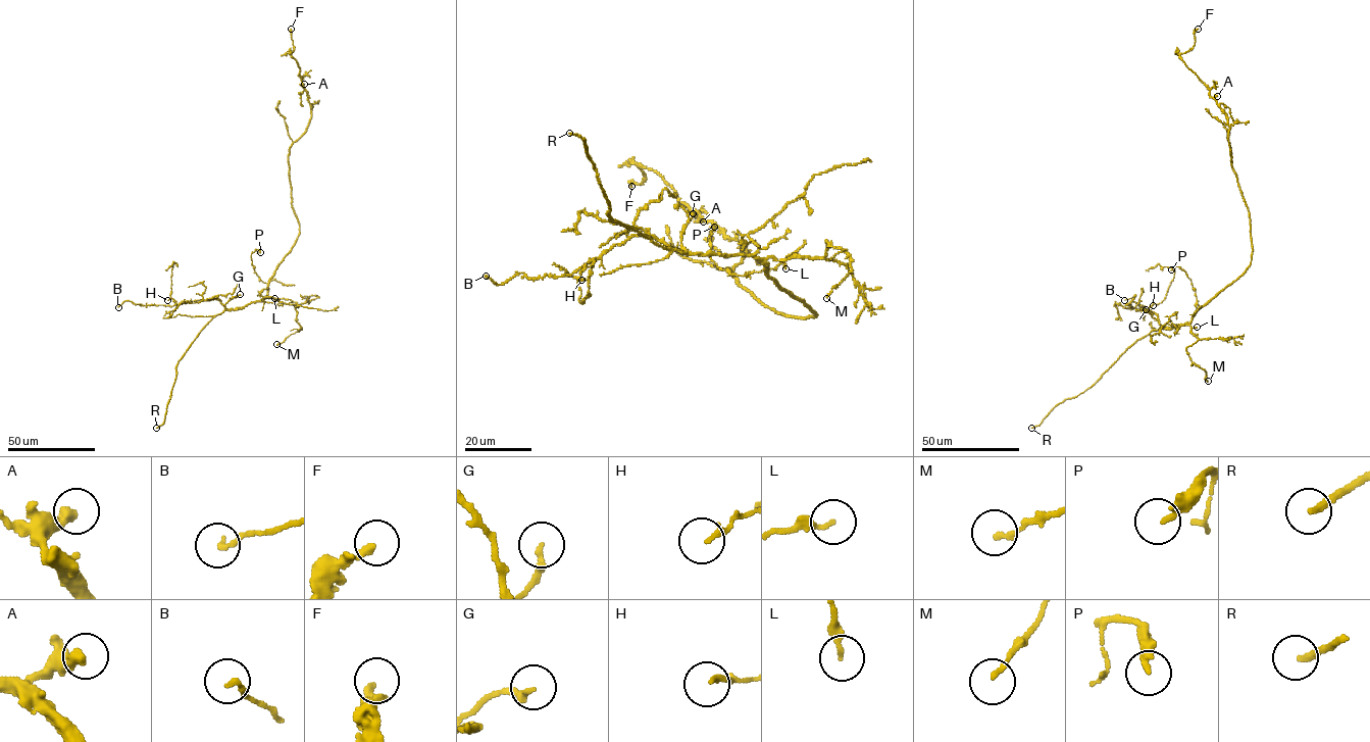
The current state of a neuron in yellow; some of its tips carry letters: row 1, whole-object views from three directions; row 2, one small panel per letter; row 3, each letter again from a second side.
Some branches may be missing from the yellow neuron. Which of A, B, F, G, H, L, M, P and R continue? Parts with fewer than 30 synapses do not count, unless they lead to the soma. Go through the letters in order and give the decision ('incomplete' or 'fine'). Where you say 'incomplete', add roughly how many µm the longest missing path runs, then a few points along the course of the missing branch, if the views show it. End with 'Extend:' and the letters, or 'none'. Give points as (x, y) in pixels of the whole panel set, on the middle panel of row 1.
A: fine
B: fine
F: fine
G: incomplete | 50 µm | (693, 213), (701, 201), (716, 193), (720, 183), (729, 176), (753, 168), (771, 155), (781, 158), (782, 155)
H: fine
L: fine
M: fine
P: fine
R: incomplete | 60 µm
Extend: G, R

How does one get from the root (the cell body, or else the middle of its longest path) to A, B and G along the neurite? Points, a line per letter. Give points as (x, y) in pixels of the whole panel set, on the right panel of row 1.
A: (1229, 284), (1249, 267), (1253, 248), (1250, 213), (1231, 165), (1229, 126), (1225, 113), (1214, 98), (1217, 96)
B: (1229, 284), (1189, 323), (1170, 328), (1140, 309), (1146, 308), (1131, 301), (1134, 296), (1124, 300)
G: (1229, 284), (1198, 310), (1189, 323), (1180, 326), (1163, 327), (1146, 309)

